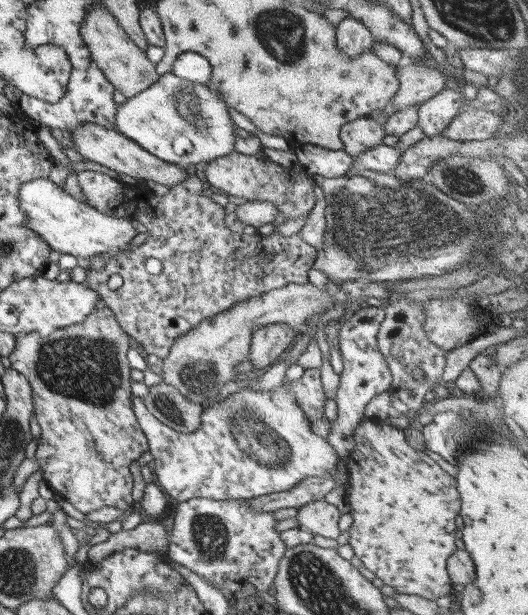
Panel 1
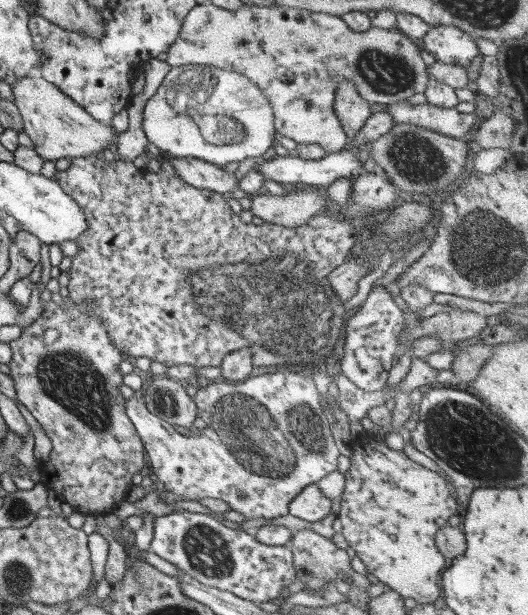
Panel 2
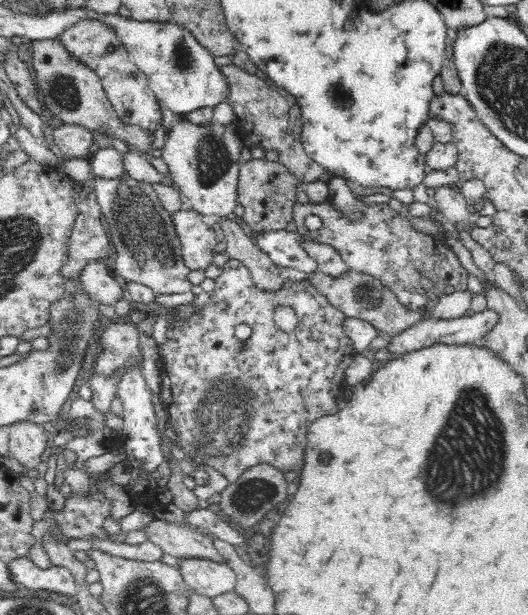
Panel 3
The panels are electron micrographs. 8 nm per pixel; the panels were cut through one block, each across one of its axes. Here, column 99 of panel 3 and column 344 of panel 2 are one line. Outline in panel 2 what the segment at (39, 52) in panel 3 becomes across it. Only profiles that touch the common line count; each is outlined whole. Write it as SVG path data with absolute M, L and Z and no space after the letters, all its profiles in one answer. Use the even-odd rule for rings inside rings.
M342 77L337 82L335 89L335 101L333 102L333 112L336 113L341 127L347 136L348 144L354 142L356 133L372 115L370 104L358 93L357 87Z

